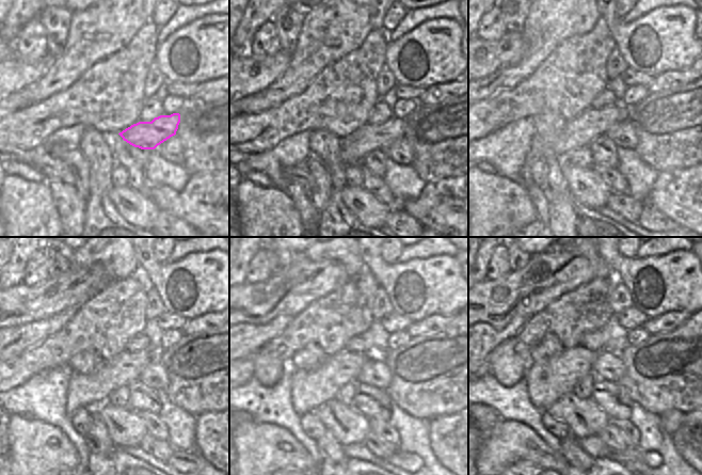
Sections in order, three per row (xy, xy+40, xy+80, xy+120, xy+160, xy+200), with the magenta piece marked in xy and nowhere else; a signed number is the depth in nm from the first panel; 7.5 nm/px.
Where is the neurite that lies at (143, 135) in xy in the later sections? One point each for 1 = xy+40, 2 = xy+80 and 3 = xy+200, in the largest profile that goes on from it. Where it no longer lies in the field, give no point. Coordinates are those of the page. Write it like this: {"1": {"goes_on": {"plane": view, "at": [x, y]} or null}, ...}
{"1": {"goes_on": {"plane": "xy+40", "at": [368, 138]}}, "2": {"goes_on": {"plane": "xy+80", "at": [591, 145]}}, "3": {"goes_on": {"plane": "xy+200", "at": [548, 380]}}}

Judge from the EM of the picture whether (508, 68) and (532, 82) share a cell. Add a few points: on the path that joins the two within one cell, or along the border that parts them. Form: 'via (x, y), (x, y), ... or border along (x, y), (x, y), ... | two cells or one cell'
border along (524, 50), (529, 68), (517, 77) | two cells

